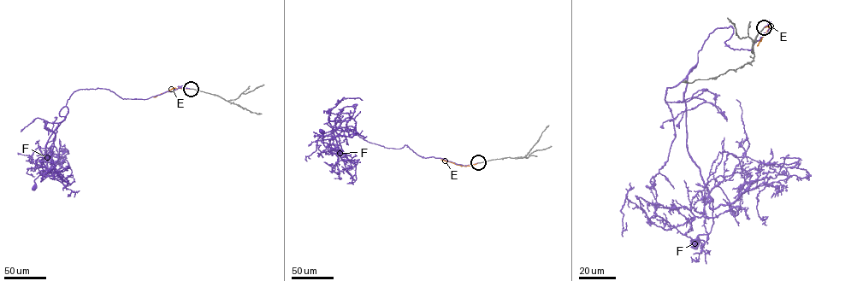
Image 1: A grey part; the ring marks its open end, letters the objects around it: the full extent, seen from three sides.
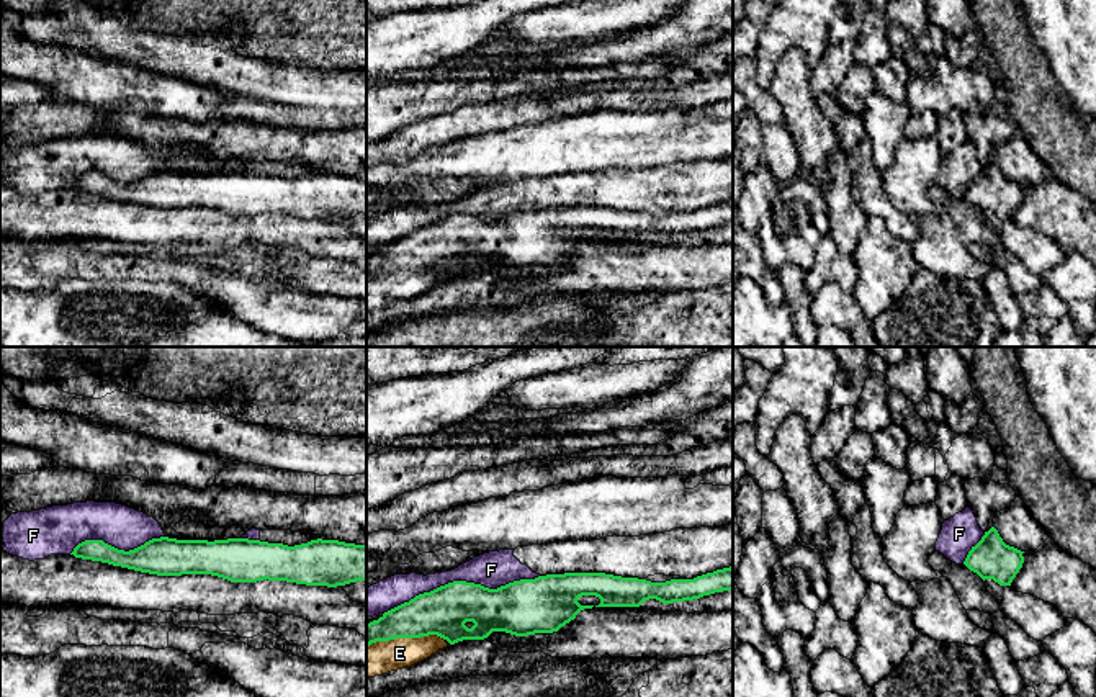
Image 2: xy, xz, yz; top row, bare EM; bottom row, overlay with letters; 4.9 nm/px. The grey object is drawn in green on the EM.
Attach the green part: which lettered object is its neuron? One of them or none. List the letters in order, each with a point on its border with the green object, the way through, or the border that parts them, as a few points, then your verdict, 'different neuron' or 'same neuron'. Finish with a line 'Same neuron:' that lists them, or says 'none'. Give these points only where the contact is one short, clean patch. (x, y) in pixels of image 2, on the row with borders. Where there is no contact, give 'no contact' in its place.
E: xz (404, 637) | same neuron
F: xz (460, 581) | different neuron
Same neuron: E

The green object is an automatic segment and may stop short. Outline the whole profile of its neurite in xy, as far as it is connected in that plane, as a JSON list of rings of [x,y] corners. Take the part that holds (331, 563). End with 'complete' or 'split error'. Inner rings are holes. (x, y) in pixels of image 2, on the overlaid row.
[[[160,537],[129,551],[85,540],[70,555],[157,576],[211,574],[231,582],[268,579],[337,587],[366,581],[366,545],[322,538],[288,546],[249,538]]]; complete

